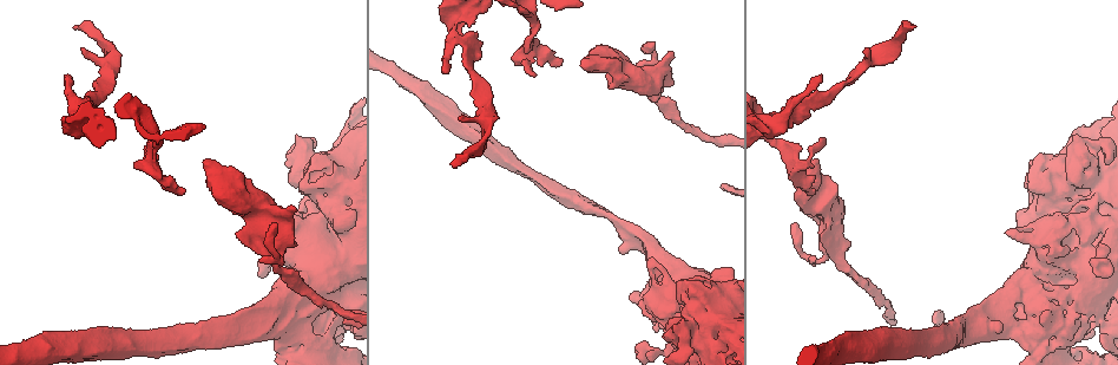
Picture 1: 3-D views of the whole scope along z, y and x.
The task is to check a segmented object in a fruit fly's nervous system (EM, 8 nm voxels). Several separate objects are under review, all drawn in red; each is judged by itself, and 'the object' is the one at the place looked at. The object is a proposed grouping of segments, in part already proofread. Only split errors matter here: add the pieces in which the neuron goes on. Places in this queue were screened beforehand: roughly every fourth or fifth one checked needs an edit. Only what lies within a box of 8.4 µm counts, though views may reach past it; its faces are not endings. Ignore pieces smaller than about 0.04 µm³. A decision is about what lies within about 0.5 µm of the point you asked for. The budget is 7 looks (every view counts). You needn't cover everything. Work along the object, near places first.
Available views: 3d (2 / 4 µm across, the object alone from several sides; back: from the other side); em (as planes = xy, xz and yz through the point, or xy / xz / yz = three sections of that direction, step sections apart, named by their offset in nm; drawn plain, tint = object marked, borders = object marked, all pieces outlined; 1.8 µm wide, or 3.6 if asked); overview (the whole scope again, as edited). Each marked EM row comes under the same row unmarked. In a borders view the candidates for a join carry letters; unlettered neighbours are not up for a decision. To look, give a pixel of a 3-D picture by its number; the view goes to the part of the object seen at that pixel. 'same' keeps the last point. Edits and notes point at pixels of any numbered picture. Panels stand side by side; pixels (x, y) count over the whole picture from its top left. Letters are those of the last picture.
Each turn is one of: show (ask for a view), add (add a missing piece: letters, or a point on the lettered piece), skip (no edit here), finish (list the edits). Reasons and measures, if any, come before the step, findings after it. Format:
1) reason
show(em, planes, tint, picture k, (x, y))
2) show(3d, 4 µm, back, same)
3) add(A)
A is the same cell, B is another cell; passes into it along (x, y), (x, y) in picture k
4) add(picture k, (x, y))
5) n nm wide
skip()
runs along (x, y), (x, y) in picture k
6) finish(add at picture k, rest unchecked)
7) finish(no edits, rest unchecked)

closes a loop
show(3d, 4 µm, picture 1, (660, 254))

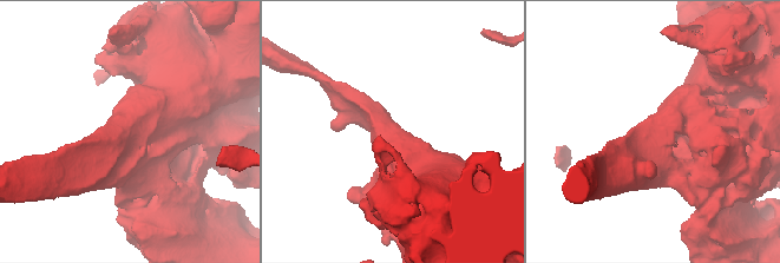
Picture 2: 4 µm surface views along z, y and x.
shape alone is not enough
show(em, 3.6 µm, planes, borders, picture 2, (661, 120))

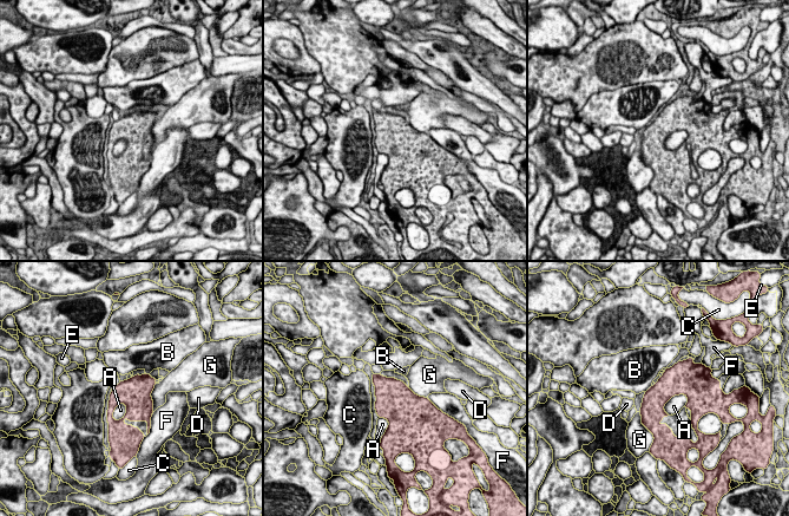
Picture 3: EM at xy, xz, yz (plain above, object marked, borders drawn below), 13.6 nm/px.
G touches over 420 nm
skip()
A, B, C, D, E, F and G are other cells; border along (124, 403), (114, 409), (114, 420) in picture 3; no lettered piece goes on from it

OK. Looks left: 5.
thick end
show(em, xy, step 8, borders, picture 1, (245, 244))

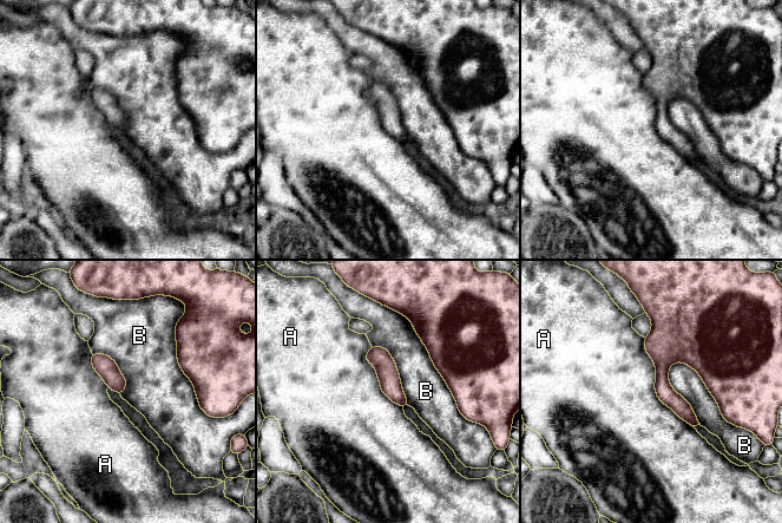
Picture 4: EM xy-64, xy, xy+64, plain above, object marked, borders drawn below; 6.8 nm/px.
another direction
show(em, planes, borders, same)

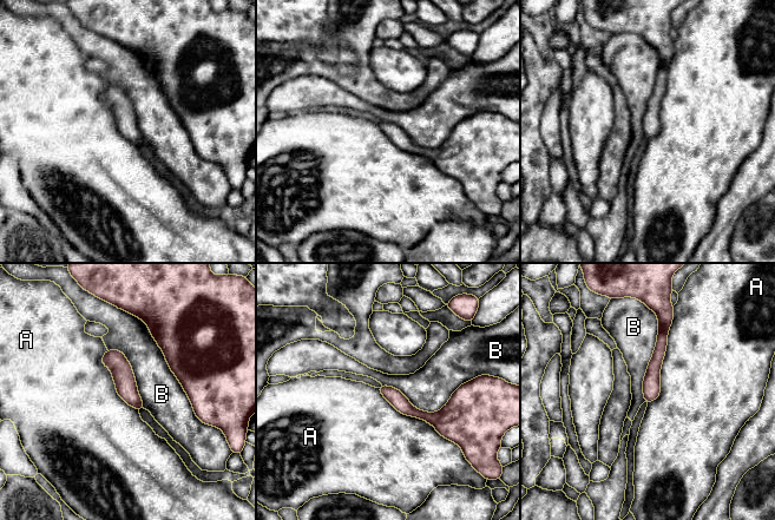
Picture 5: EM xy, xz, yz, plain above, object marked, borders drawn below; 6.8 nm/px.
skip()
A and B are other cells; none of them fits

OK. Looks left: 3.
show(em, xz, step 16, borders, picture 1, (444, 70))

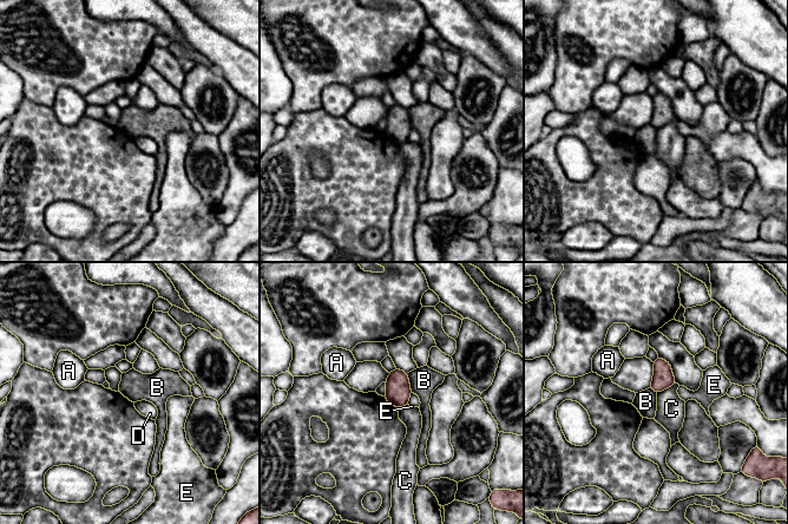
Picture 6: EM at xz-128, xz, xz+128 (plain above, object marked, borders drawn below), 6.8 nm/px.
C touches over 150 nm
skip()
A, B, C, D and E are other cells; no lettered piece goes on from it

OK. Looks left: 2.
finish(no edits, rest unchecked)

